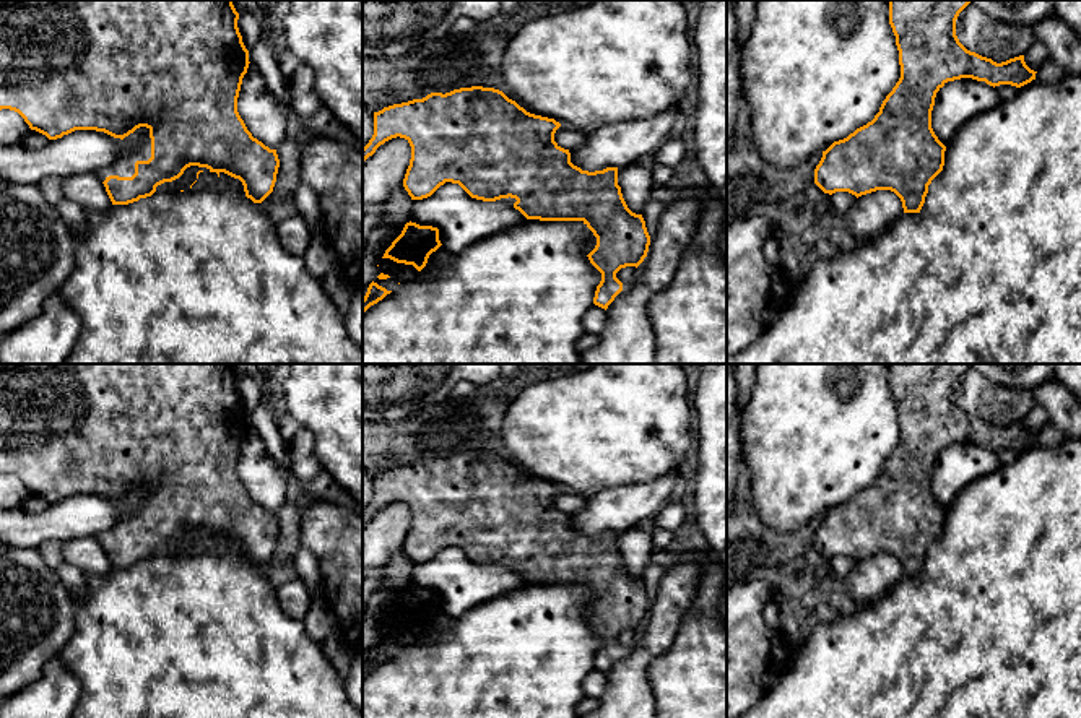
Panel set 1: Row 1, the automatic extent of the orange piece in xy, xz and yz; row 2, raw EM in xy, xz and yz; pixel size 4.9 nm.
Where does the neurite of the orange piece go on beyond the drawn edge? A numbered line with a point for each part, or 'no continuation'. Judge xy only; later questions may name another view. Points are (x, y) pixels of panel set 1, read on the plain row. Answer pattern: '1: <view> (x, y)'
1: xy (124, 530)

